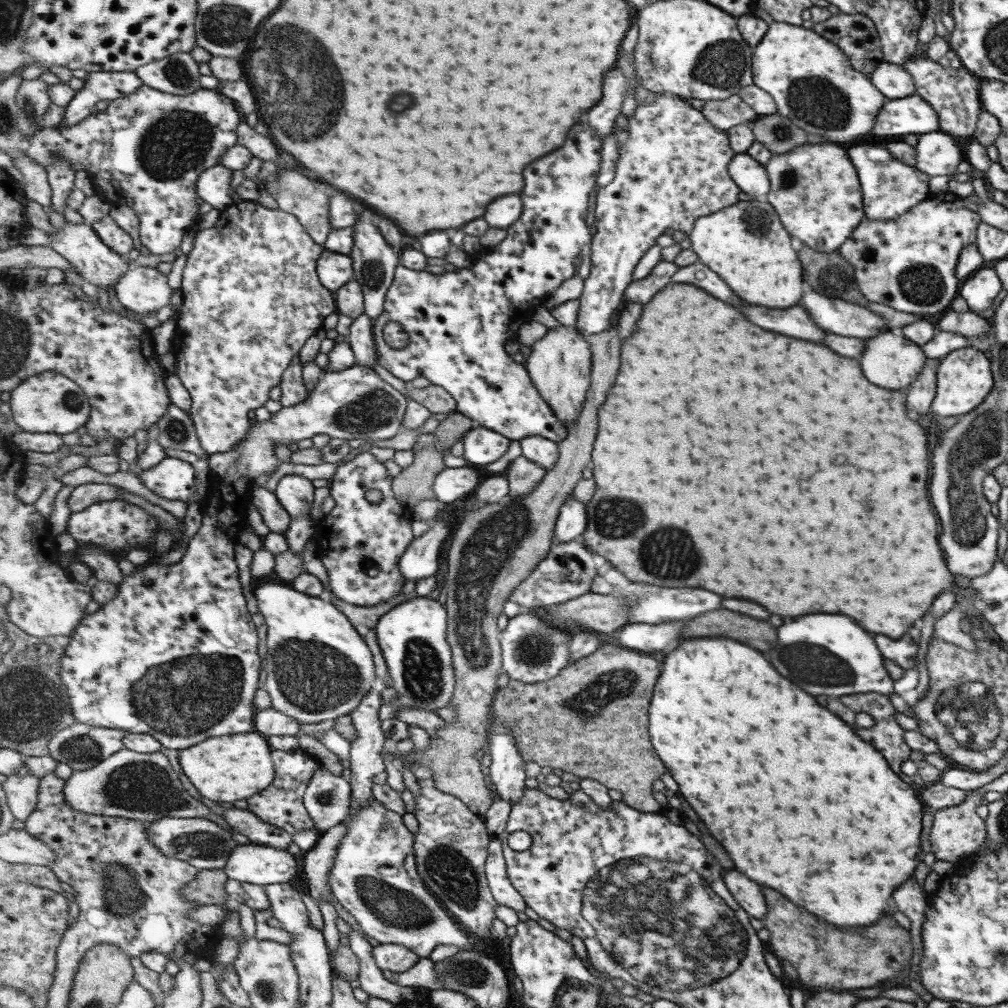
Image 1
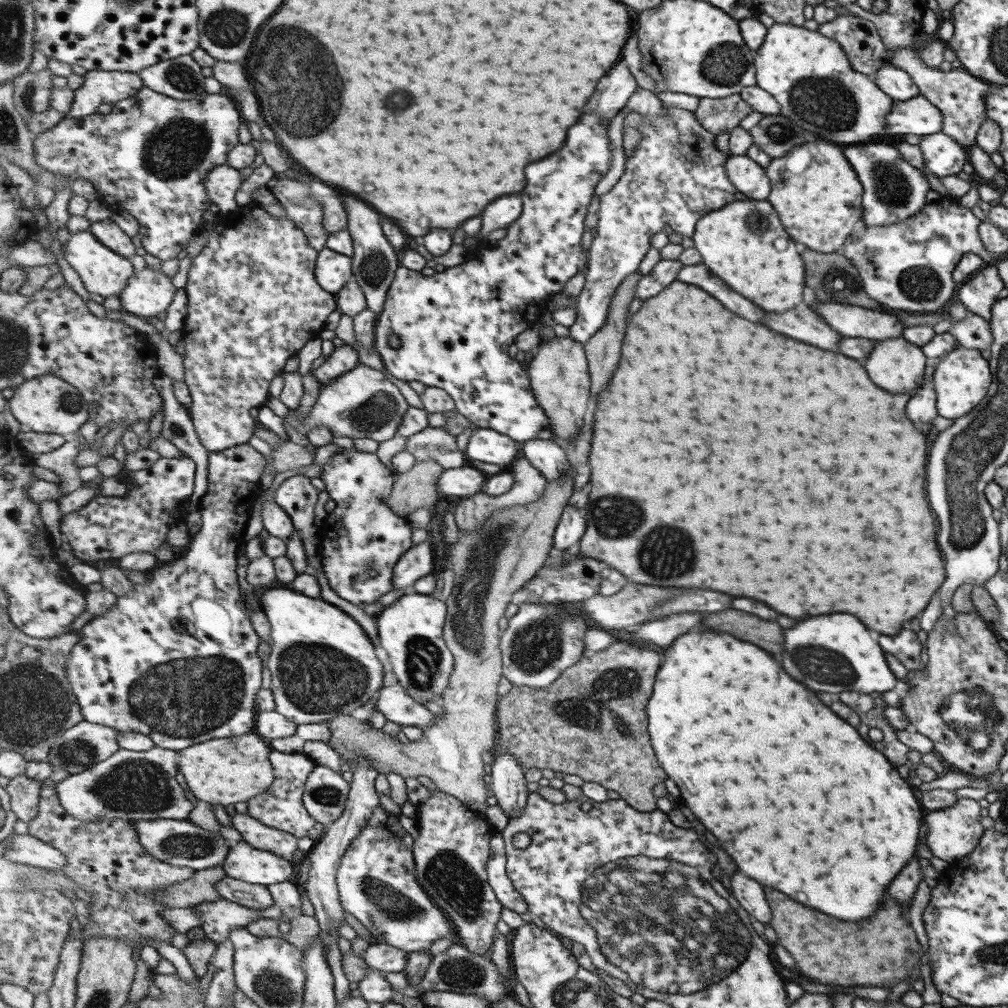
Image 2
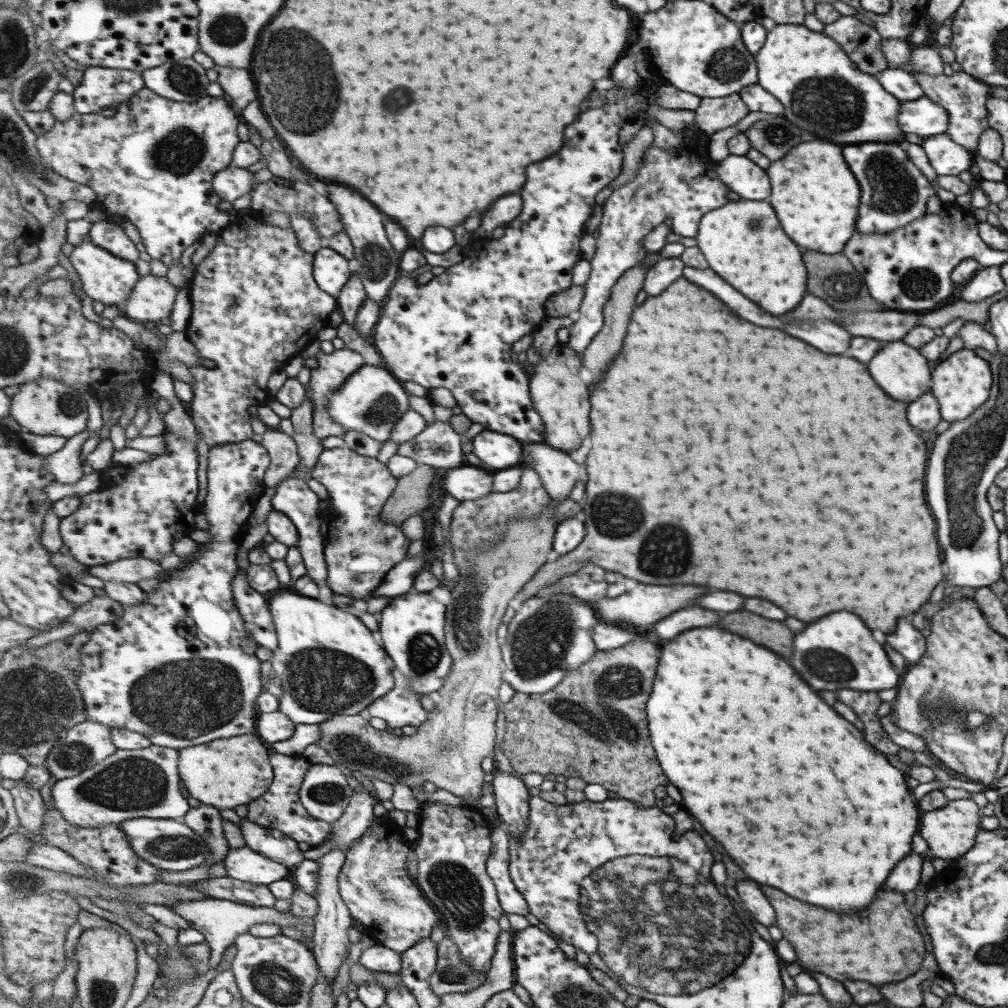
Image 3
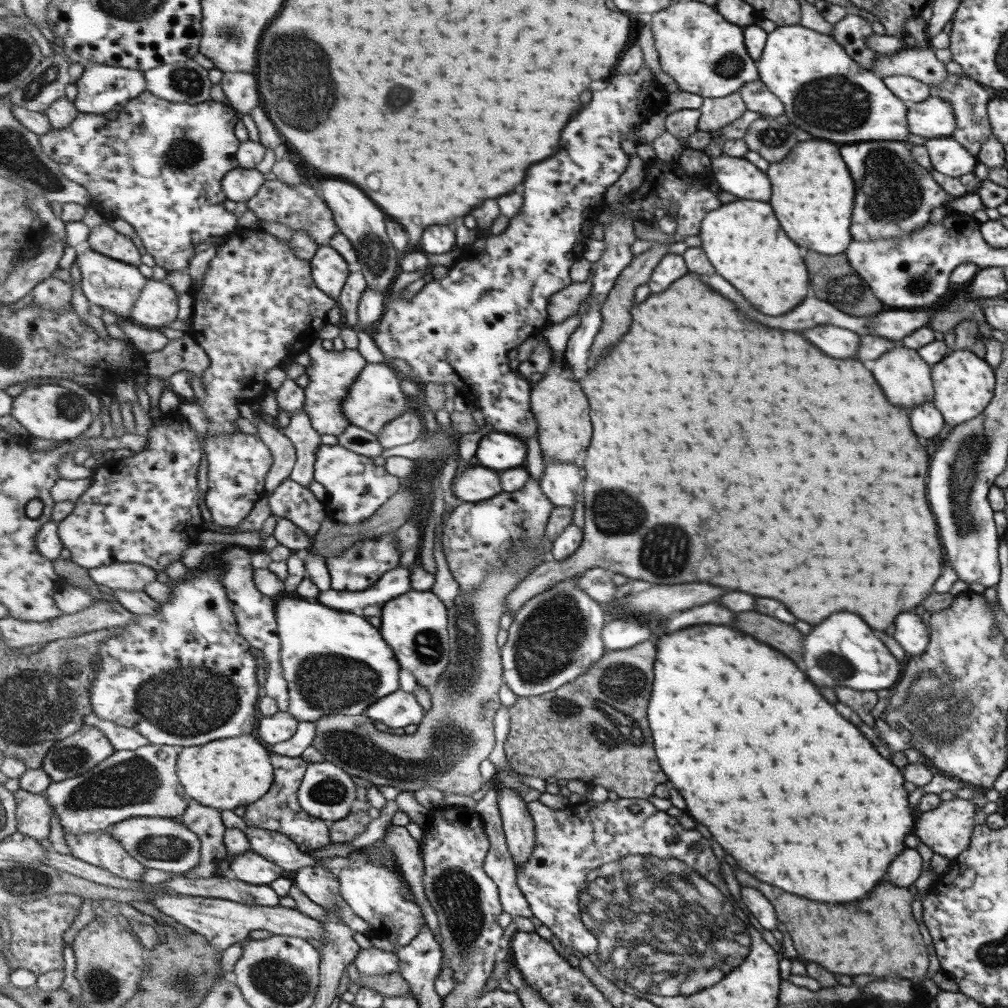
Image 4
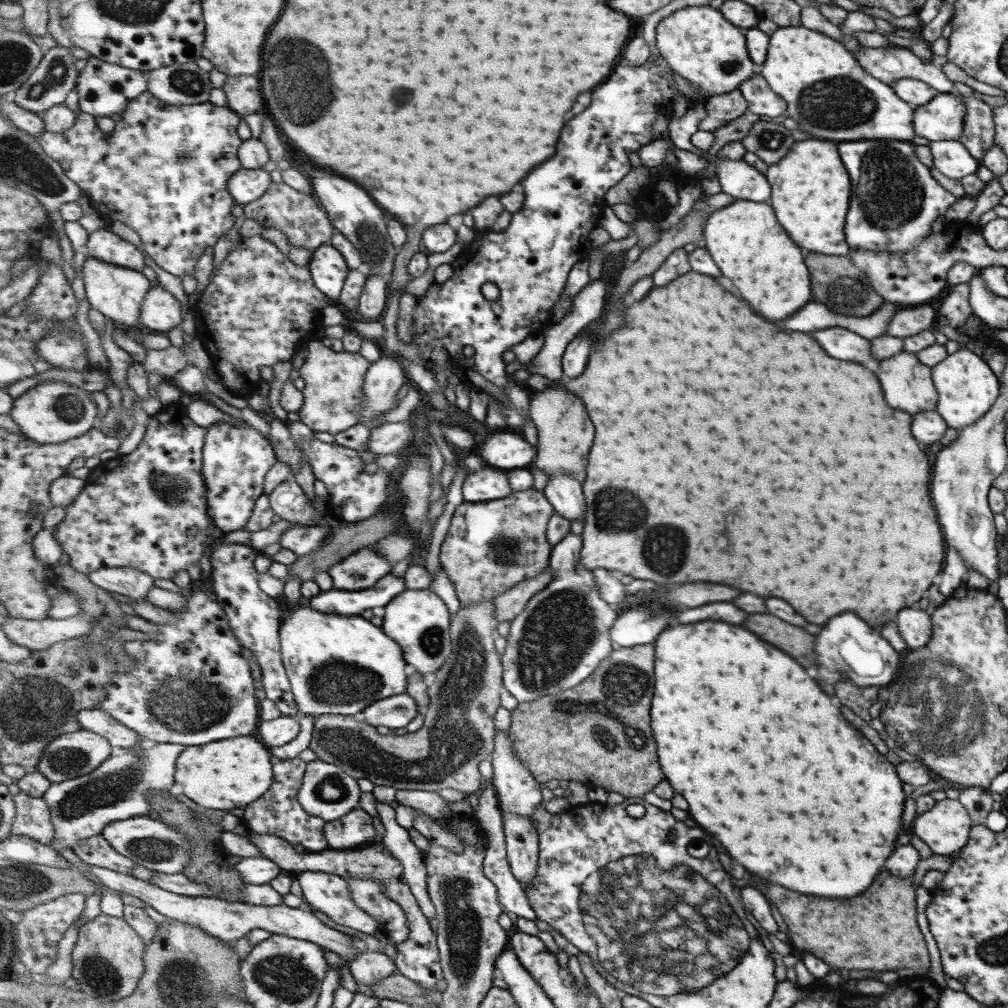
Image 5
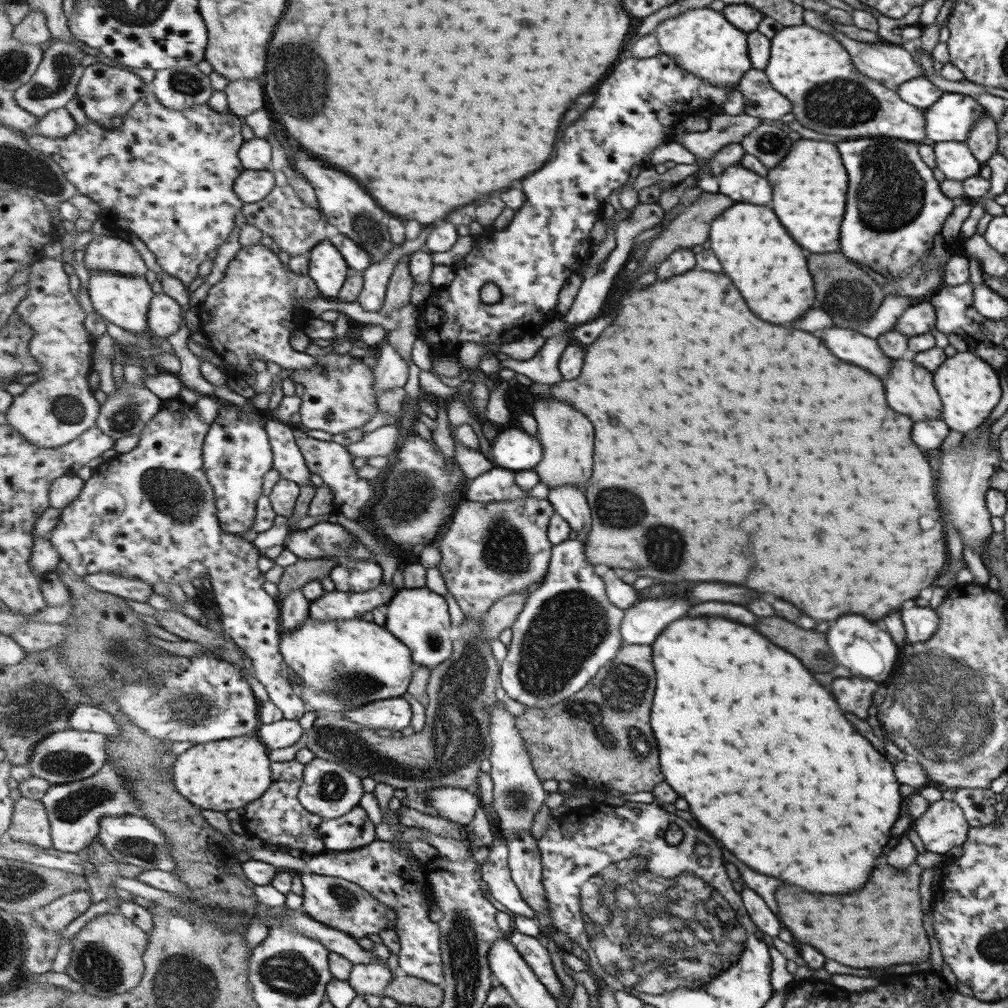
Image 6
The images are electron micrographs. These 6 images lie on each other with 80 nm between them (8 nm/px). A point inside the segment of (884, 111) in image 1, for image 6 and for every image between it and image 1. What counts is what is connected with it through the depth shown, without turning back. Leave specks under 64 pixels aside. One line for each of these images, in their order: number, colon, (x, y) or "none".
2: (917, 115)
3: (922, 116)
4: (933, 118)
5: (942, 117)
6: (950, 119)

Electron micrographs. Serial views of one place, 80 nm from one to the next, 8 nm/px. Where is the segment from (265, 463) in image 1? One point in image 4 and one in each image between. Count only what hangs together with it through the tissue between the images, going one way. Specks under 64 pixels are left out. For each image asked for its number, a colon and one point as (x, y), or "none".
2: (363, 403)
3: (373, 400)
4: (377, 398)

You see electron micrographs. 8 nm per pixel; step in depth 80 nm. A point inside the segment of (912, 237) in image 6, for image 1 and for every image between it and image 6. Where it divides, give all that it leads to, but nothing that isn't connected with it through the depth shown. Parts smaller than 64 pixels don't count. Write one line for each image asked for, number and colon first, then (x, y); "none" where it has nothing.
1: (890, 188)
2: (893, 190)
3: (893, 192)
4: (893, 196)
5: (893, 202)

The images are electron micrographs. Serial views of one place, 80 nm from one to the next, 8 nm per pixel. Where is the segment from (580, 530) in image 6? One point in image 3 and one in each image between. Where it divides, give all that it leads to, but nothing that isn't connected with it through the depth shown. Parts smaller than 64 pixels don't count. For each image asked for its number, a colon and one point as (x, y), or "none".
3: (560, 473)
4: (561, 481)
5: (566, 494)

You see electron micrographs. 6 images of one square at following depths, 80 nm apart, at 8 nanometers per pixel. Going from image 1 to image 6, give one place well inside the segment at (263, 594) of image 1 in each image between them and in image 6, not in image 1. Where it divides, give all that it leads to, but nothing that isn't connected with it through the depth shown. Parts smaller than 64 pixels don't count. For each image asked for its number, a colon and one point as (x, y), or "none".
2: (322, 665)
3: (330, 664)
4: (335, 662)
5: (336, 664)
6: (344, 664)

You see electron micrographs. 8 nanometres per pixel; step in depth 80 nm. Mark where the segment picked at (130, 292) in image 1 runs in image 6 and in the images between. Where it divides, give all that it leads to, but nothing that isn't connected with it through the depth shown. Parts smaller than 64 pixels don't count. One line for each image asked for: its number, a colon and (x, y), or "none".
2: (149, 293)
3: (153, 298)
4: (158, 306)
5: (162, 311)
6: (165, 315)

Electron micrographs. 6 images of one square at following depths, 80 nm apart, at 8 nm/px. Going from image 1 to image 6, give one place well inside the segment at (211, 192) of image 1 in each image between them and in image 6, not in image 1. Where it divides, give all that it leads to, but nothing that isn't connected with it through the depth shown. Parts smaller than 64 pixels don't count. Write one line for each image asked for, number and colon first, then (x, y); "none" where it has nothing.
2: (223, 183)
3: (232, 183)
4: (241, 184)
5: (247, 186)
6: (252, 186)

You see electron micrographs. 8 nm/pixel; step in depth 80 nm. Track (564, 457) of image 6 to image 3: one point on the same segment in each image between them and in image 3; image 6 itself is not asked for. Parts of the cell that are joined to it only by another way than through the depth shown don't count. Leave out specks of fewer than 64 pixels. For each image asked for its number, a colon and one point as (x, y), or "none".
3: (562, 398)
4: (561, 408)
5: (564, 428)

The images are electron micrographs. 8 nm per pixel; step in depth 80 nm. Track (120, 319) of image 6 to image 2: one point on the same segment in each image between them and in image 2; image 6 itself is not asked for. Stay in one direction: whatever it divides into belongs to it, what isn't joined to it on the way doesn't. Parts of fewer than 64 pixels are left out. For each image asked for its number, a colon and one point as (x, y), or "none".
2: (103, 271)
3: (105, 277)
4: (115, 286)
5: (118, 293)

